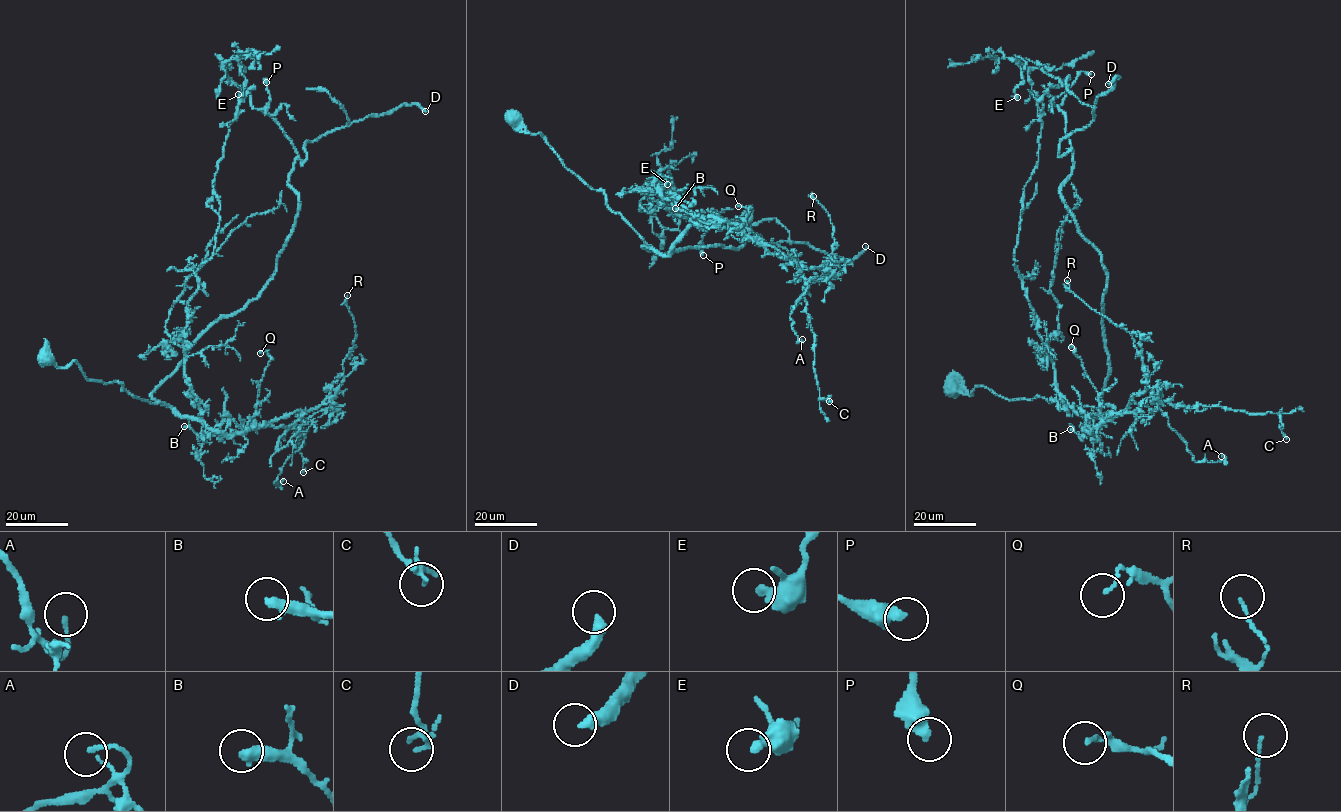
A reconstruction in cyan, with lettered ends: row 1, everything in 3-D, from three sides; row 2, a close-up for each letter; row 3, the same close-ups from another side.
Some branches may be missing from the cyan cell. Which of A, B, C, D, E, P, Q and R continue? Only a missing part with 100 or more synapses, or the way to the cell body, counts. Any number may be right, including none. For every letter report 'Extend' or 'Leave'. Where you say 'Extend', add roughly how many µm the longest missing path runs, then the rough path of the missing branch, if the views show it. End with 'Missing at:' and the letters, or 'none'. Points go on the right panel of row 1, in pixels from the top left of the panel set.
A: Leave
B: Leave
C: Leave
D: Extend. Missing length about 140 µm
E: Leave
P: Leave
Q: Leave
R: Leave
Missing at: D

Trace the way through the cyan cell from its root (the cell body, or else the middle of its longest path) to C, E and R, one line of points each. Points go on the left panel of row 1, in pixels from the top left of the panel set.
C: (46, 358), (58, 367), (75, 361), (88, 379), (119, 381), (225, 435), (301, 417), (303, 472)
E: (46, 358), (155, 404), (188, 348), (258, 295), (297, 215), (297, 151), (228, 77), (232, 58), (238, 94)
R: (46, 358), (243, 434), (330, 400), (356, 334), (347, 295)

